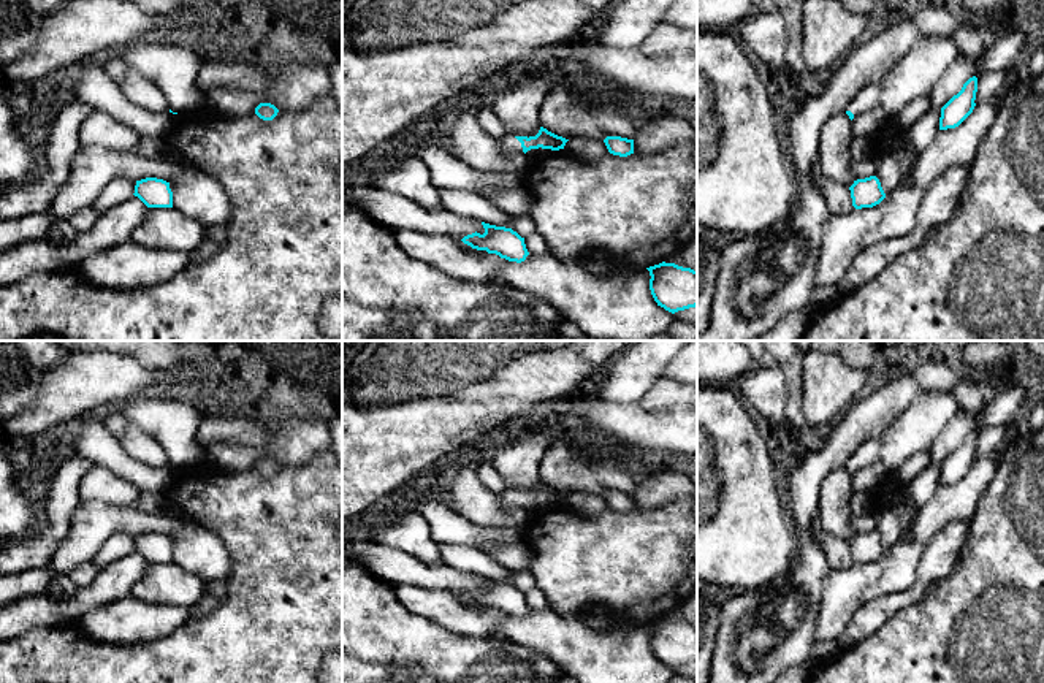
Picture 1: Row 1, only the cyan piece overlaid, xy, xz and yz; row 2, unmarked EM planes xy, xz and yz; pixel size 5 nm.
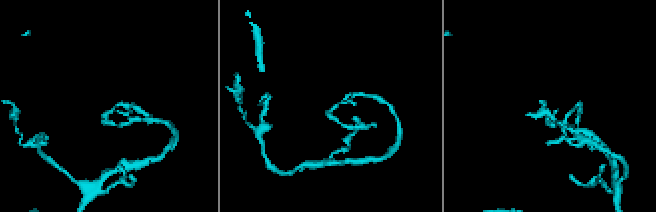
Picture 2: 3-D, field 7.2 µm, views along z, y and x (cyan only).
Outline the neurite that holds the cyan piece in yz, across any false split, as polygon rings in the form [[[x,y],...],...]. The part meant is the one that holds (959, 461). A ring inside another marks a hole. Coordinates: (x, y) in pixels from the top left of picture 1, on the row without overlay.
[[[970,433],[962,445],[954,450],[943,463],[939,472],[939,485],[958,482],[974,464],[977,447],[977,433]]]

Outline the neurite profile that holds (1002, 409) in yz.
[[[1012,385],[1006,391],[995,395],[981,412],[974,431],[979,434],[989,426],[1011,428],[1025,399],[1027,390],[1020,385]]]

